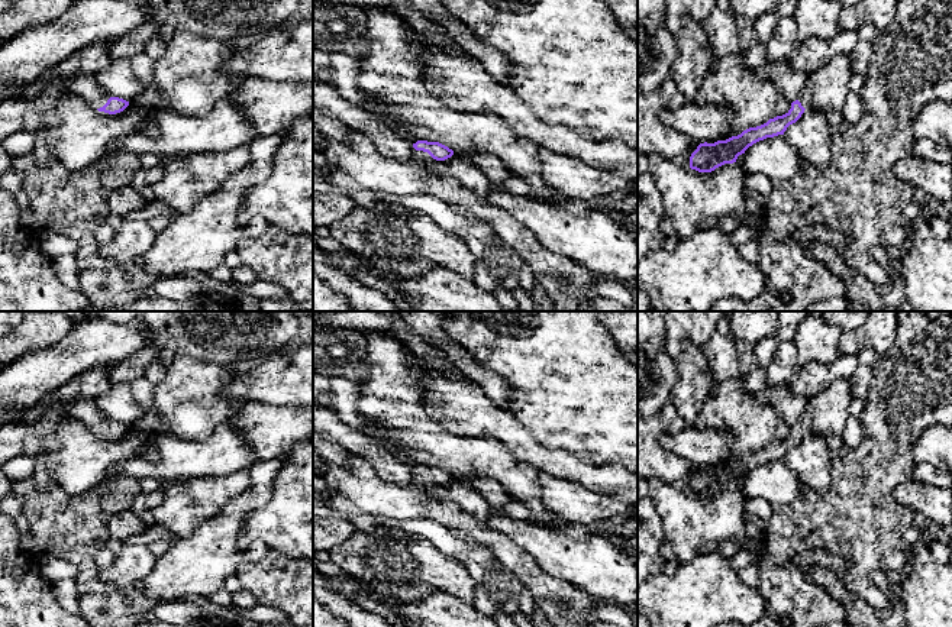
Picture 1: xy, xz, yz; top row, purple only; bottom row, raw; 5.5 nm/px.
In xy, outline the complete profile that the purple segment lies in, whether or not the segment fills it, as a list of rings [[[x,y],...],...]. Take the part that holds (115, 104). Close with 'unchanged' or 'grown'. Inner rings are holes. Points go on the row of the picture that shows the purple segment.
[[[94,75],[58,78],[33,98],[0,101],[0,143],[16,132],[38,135],[55,125],[57,101],[64,94],[81,97],[90,107],[109,114],[120,113],[129,106],[129,101],[106,94],[97,85]]] | grown

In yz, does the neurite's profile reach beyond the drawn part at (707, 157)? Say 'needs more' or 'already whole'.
needs more

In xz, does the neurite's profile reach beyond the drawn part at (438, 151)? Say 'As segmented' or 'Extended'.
Extended

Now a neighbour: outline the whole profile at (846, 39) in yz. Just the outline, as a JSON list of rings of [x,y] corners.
[[[839,30],[835,38],[810,38],[800,43],[787,64],[797,72],[811,74],[829,64],[836,55],[849,55],[856,45],[856,30]]]

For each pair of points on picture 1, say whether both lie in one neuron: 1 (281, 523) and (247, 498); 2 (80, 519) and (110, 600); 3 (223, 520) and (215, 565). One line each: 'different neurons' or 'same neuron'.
1: different neurons
2: same neuron
3: same neuron

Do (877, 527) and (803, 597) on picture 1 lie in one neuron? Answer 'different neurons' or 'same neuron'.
same neuron

